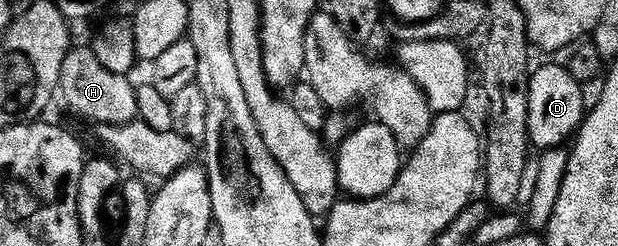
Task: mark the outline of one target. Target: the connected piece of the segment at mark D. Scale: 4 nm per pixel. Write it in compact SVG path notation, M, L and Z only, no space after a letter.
M544 65L540 70L531 74L528 82L528 139L540 151L559 149L568 141L573 140L574 134L583 125L586 116L584 93L581 82L574 79L574 75L567 67L561 65Z

